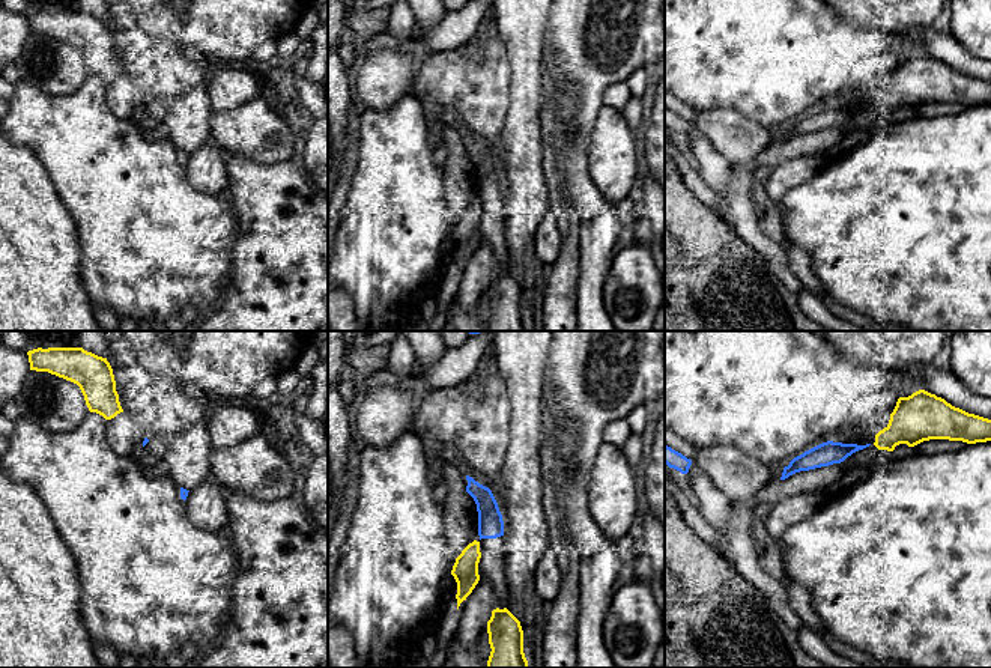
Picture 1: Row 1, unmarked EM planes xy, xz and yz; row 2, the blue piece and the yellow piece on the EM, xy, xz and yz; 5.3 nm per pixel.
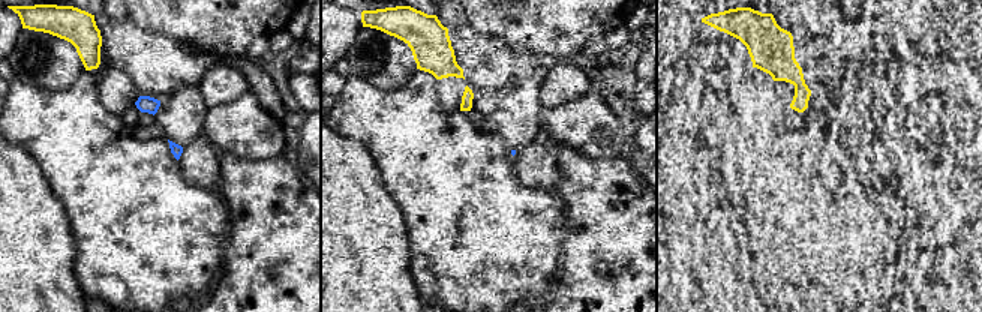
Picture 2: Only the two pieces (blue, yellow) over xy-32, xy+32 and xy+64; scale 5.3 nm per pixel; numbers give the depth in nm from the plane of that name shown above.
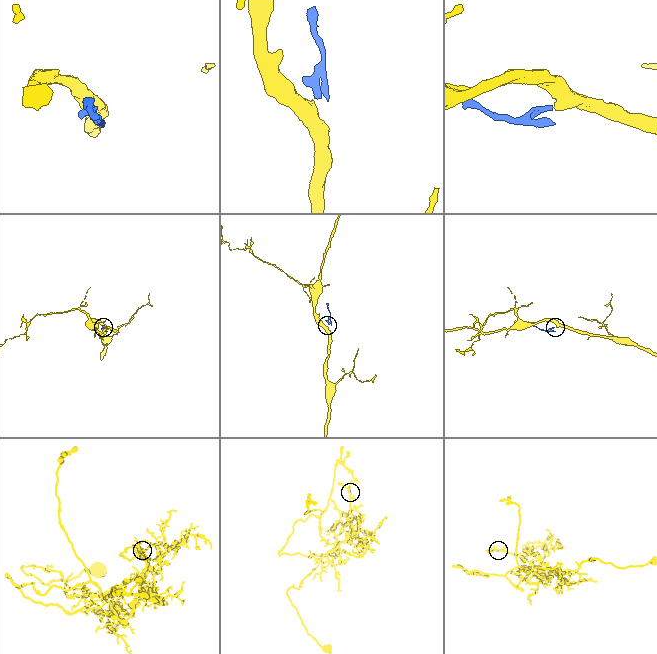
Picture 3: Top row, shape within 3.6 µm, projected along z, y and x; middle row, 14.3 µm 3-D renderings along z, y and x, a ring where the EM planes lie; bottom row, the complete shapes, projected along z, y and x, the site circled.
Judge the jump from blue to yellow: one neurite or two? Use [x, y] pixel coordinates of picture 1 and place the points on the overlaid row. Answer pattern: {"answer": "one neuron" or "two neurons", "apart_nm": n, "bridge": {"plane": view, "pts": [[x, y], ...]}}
{"answer": "two neurons", "apart_nm": 20, "bridge": {"plane": "xz", "pts": [[480, 539], [478, 542]]}}

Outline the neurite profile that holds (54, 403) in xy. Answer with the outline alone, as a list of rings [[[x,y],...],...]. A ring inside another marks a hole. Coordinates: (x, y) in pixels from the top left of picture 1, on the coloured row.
[[[30,370],[14,400],[23,420],[51,432],[71,432],[90,412],[77,384],[48,372]]]

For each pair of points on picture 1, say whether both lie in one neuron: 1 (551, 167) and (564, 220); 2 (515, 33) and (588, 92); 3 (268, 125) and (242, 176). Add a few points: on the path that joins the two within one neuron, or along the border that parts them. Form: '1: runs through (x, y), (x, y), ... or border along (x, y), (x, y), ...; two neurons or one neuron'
1: runs through (554, 181), (558, 206); one neuron
2: border along (549, 17), (543, 51); two neurons
3: border along (226, 154), (238, 154), (259, 163), (287, 160); two neurons

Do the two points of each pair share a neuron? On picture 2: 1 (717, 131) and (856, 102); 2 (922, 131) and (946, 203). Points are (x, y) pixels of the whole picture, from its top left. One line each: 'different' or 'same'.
1: different
2: different

